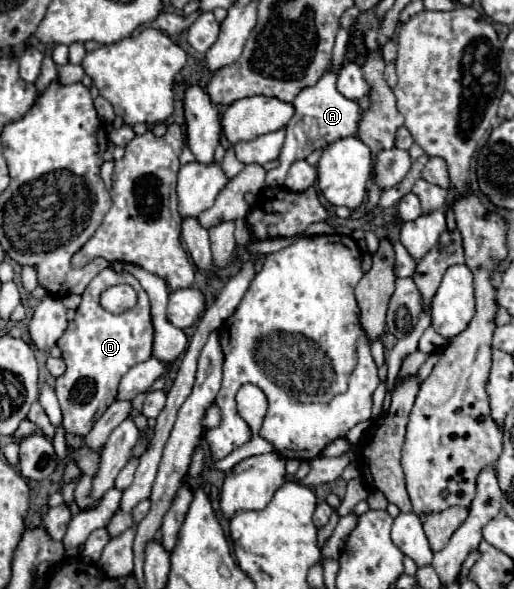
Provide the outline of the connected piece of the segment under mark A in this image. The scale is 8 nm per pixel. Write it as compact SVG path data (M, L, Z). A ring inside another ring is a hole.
M341 29L337 33L337 41L335 41L335 49L333 49L333 67L317 81L317 85L303 89L297 99L293 101L295 113L291 117L291 121L287 123L285 131L285 145L281 149L279 155L279 167L267 171L267 179L265 179L265 187L281 187L285 181L285 175L289 171L289 167L297 161L297 159L305 159L307 155L311 155L315 149L321 149L341 137L355 137L359 131L359 121L361 121L361 109L357 101L351 101L347 97L343 97L337 87L337 69L343 65L345 61L345 51L347 51L347 41L349 41L351 29Z

